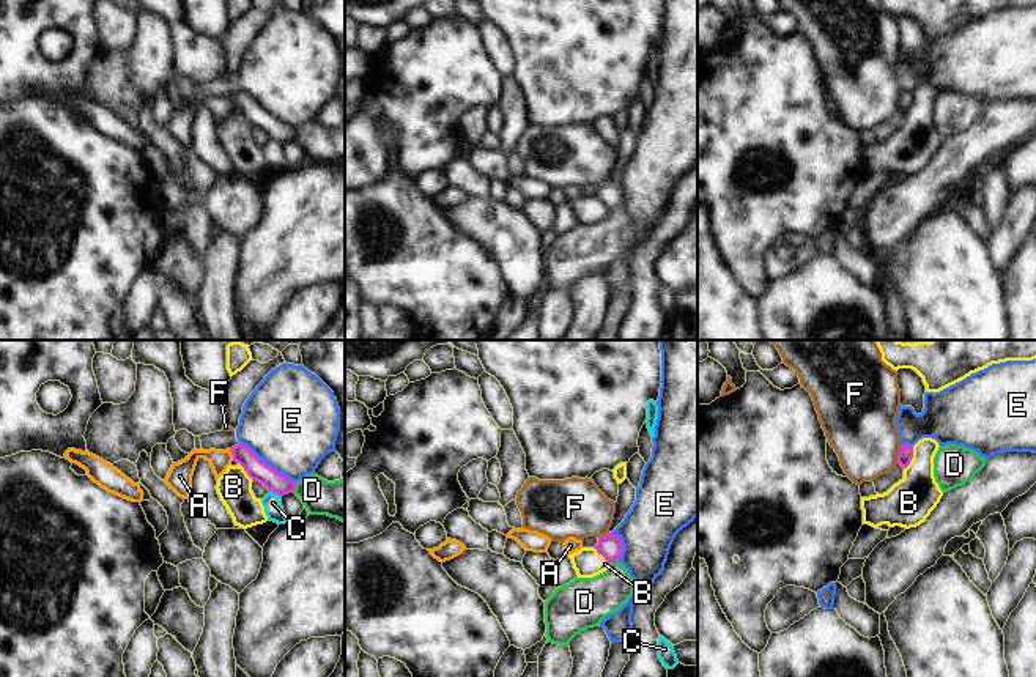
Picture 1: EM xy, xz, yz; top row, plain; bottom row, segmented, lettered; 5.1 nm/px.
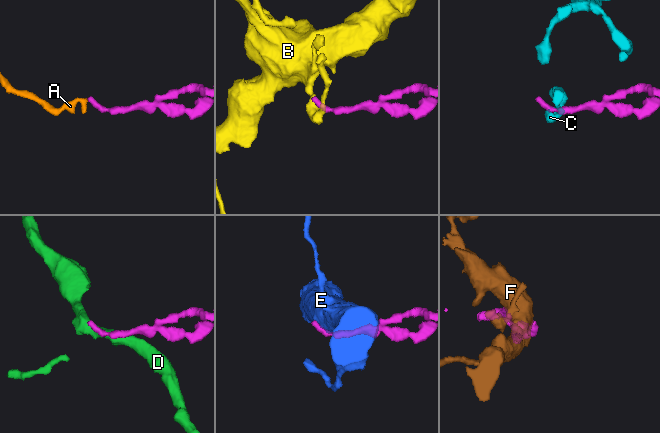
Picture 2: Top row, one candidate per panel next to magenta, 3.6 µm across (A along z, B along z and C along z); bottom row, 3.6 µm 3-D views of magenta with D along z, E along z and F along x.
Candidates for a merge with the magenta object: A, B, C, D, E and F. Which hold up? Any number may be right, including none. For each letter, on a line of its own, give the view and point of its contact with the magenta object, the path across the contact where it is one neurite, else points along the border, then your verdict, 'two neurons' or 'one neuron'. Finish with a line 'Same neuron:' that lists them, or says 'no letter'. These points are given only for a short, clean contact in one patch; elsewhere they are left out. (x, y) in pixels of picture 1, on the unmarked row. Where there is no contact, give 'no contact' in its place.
A: meets magenta in xy at (232, 101); runs through xy (257, 117), (241, 101), (232, 101), (219, 107); one neuron
B: meets magenta in yz at (910, 106); border along yz (913, 93), (913, 103), (904, 117); two neurons
C: meets magenta in xy at (276, 140); border along xy (270, 137), (281, 144); two neurons
D: meets magenta in xy at (295, 134); border along xy (296, 129), (293, 139); two neurons
E: meets magenta in xy at (266, 112); two neurons
F: meets magenta in yz at (899, 101); border along yz (902, 92), (896, 110); two neurons
Same neuron: A

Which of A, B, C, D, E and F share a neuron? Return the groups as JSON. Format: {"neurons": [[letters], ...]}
{"neurons": [["A"], ["B"], ["C"], ["D"], ["E"], ["F"]]}

